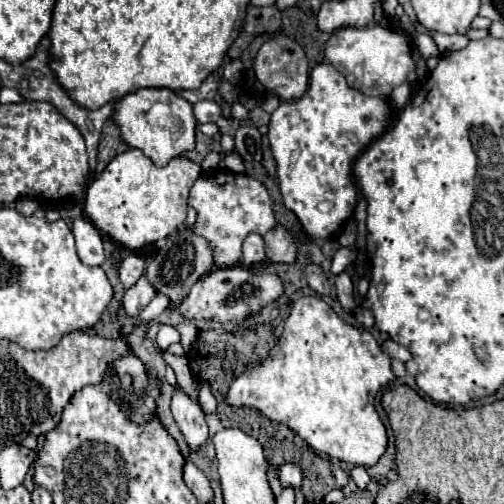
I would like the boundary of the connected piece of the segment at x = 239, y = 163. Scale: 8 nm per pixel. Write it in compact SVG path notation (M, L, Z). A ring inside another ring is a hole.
M222 155L222 163L224 169L234 171L234 173L242 173L244 171L244 161L238 155Z

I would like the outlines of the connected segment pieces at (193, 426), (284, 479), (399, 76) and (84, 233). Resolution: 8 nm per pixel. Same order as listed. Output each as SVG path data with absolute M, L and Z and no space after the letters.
M180 387L174 389L172 415L192 451L198 451L208 439L208 425L196 401L192 401Z
M282 465L280 469L280 483L282 487L300 487L302 483L302 473L296 469L296 465Z
M380 25L360 29L358 27L338 29L326 41L324 55L346 77L348 85L370 97L388 97L392 89L404 83L410 71L414 71L410 39L402 33L396 33Z
M74 219L72 233L76 237L78 257L86 265L102 265L106 261L104 247L102 247L102 237L100 237L98 229L88 219Z

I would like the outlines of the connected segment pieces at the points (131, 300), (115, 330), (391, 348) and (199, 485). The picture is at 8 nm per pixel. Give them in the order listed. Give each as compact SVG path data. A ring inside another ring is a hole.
M140 277L138 283L124 293L122 307L124 307L126 315L136 317L136 315L140 313L140 309L144 309L144 307L152 301L154 295L156 295L156 293L154 293L152 285L148 285L148 279L146 279L146 277Z
M108 305L100 323L96 323L92 329L100 335L100 337L108 337L108 339L118 339L120 337L120 323L116 319L116 311L120 305Z
M392 339L384 341L382 349L384 349L384 353L388 353L392 359L400 359L400 361L404 361L404 363L412 357L412 355L410 355L410 351L408 351L404 345L400 345L400 343L392 341Z
M194 463L184 465L184 481L192 489L192 493L196 495L198 501L202 501L202 503L212 503L214 501L214 491L210 487L208 477Z

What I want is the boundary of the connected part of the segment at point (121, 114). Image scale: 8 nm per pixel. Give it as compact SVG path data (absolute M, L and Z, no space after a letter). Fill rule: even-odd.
M138 89L118 101L114 121L120 125L122 141L140 149L154 165L162 167L170 159L192 151L196 145L196 119L192 105L170 89Z

